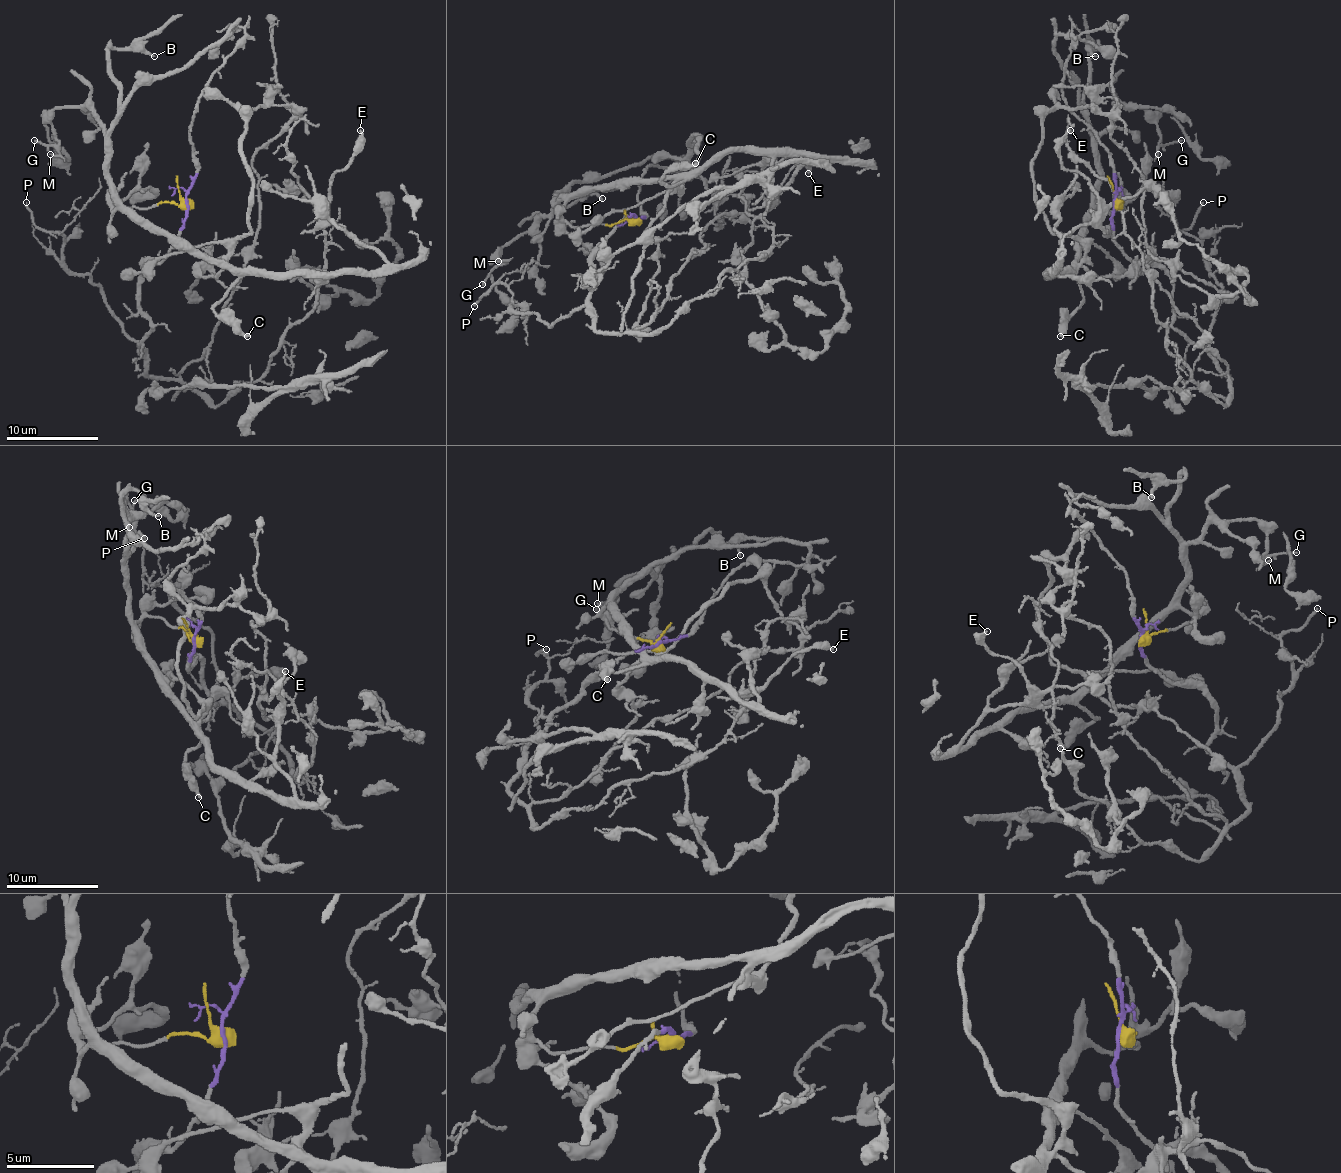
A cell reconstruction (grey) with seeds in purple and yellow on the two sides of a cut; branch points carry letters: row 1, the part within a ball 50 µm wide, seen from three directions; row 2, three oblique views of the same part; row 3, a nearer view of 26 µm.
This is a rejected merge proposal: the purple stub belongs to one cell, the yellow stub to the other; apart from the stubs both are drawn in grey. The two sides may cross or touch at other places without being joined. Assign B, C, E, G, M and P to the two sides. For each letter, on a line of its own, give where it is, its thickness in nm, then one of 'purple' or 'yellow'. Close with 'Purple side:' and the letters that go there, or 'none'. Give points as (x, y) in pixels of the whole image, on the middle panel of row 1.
B: at (602, 198); 180 nm thick; yellow
C: at (695, 163); 240 nm thick; yellow
E: at (808, 173); 150 nm thick; yellow
G: at (482, 284); 110 nm thick; yellow
M: at (498, 261); 100 nm thick; yellow
P: at (474, 306); 160 nm thick; purple
Purple side: P

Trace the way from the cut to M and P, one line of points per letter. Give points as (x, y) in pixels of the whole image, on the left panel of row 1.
M: (186, 202), (114, 211), (105, 128), (87, 107), (57, 107), (52, 112), (50, 123), (59, 153), (50, 153)
P: (186, 202), (179, 241), (144, 266), (140, 312), (151, 328), (137, 342), (27, 202)

